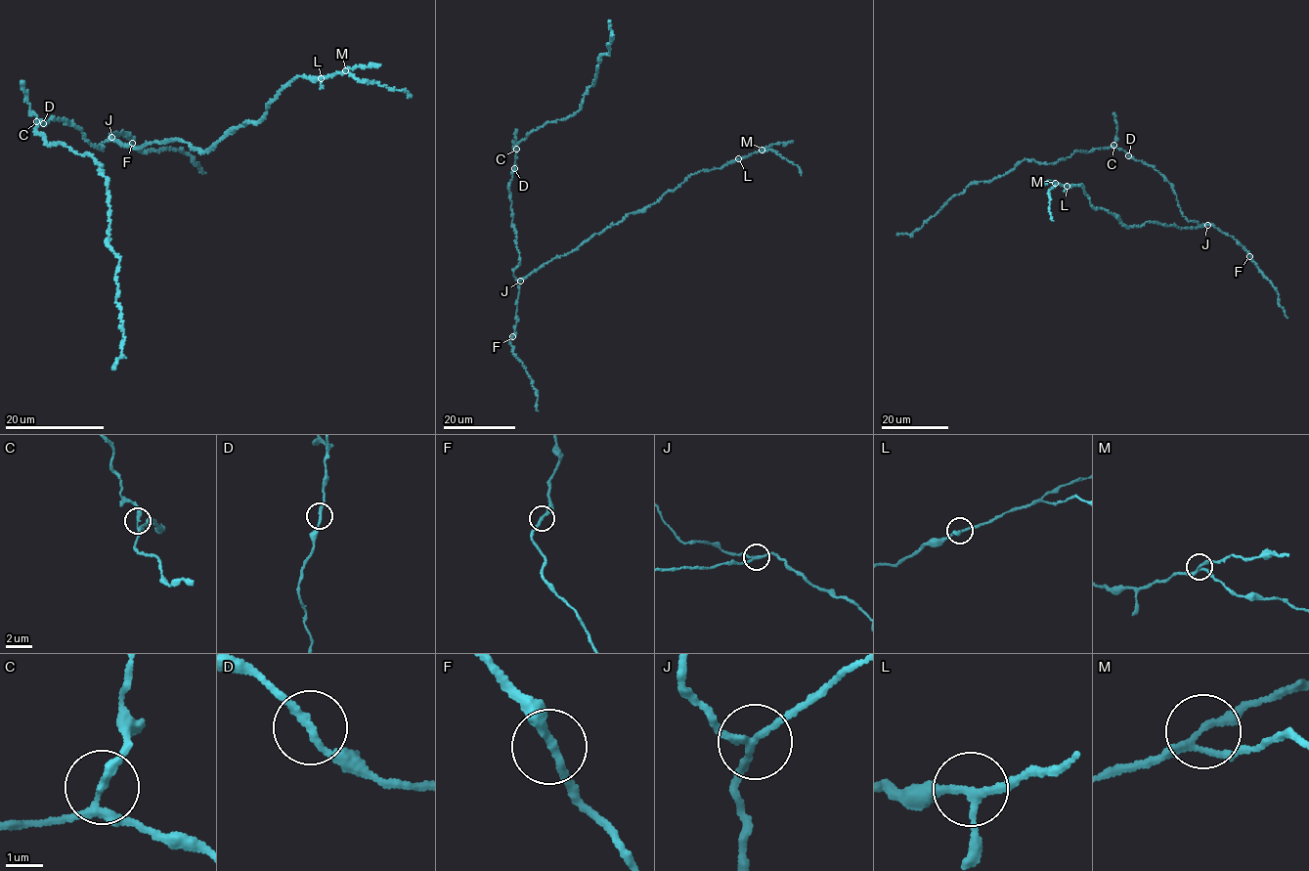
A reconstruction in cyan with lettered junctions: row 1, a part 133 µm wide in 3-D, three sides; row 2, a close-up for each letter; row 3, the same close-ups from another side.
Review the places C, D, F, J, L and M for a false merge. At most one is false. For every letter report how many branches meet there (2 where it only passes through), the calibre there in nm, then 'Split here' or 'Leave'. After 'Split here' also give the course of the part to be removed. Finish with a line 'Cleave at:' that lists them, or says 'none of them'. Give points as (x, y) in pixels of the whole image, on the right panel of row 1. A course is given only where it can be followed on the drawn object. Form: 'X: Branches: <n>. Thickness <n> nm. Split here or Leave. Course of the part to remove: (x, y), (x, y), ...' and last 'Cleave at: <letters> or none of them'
C: Branches: 3. Thickness 190 nm. Leave
D: Branches: 2. Thickness 190 nm. Leave
F: Branches: 2. Thickness 200 nm. Leave
J: Branches: 3. Thickness 180 nm. Leave
L: Branches: 3. Thickness 170 nm. Leave
M: Branches: 3. Thickness 170 nm. Leave
Cleave at: none of them

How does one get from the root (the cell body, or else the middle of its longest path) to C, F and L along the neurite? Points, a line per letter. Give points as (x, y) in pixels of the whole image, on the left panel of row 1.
C: (89, 142), (85, 139), (82, 129), (63, 119), (51, 117), (44, 125), (42, 121), (38, 124), (36, 121)
F: (89, 142), (102, 150), (102, 146), (99, 147), (112, 132), (117, 135), (121, 131), (128, 133), (132, 143)
L: (89, 142), (135, 149), (179, 140), (204, 152), (263, 118), (298, 76), (321, 78)

